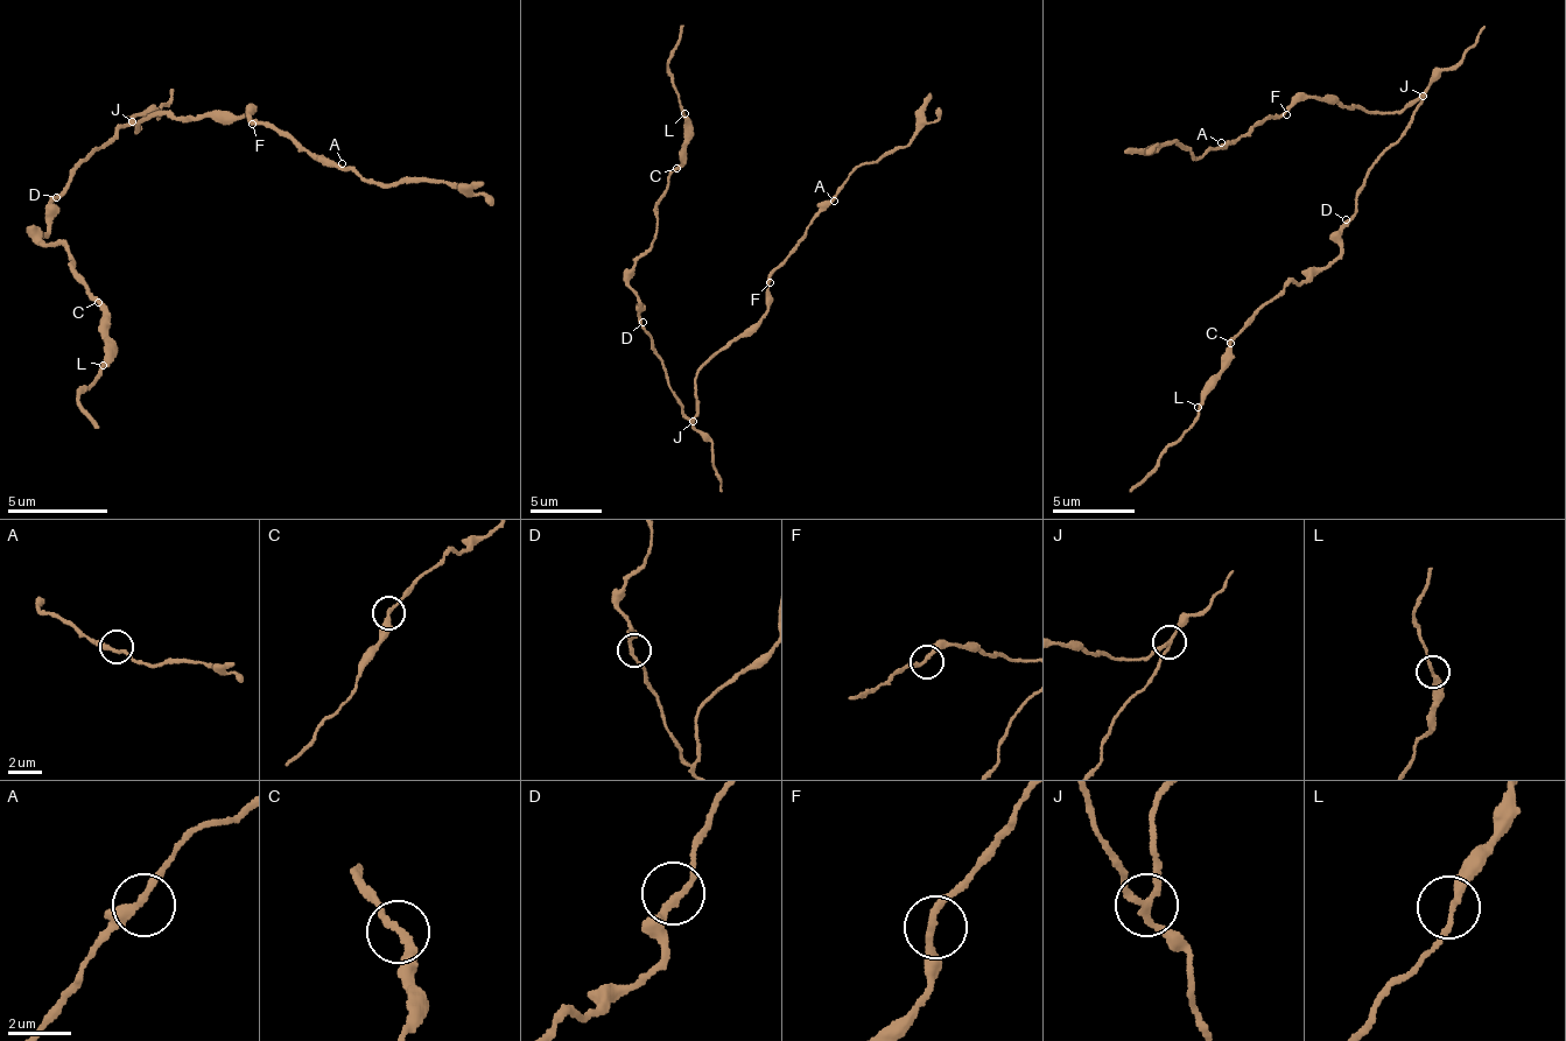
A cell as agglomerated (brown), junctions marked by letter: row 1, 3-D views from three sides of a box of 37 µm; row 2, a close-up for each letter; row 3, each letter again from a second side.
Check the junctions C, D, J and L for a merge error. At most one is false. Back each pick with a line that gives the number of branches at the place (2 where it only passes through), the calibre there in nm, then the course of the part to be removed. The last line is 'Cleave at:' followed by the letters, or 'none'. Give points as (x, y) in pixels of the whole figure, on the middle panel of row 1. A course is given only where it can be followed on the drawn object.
J: Branches: 3. Thickness 180 nm. Course of the part to remove: (692, 421), (694, 378), (760, 317), (769, 300), (770, 276), (855, 171), (903, 148), (931, 91)
Cleave at: J

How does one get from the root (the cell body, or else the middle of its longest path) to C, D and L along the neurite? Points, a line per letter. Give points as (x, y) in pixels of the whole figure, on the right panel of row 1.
C: (1401, 132), (1364, 180), (1355, 209), (1341, 229), (1341, 251), (1322, 272), (1314, 271), (1282, 290), (1230, 343)
D: (1401, 132), (1364, 180), (1355, 209), (1346, 219)
L: (1401, 132), (1364, 180), (1341, 229), (1341, 251), (1252, 315), (1198, 407)

